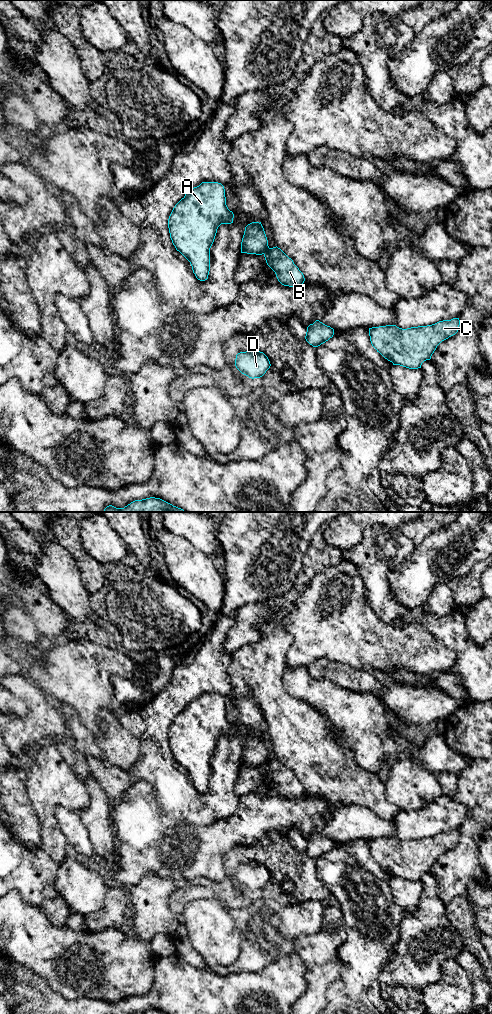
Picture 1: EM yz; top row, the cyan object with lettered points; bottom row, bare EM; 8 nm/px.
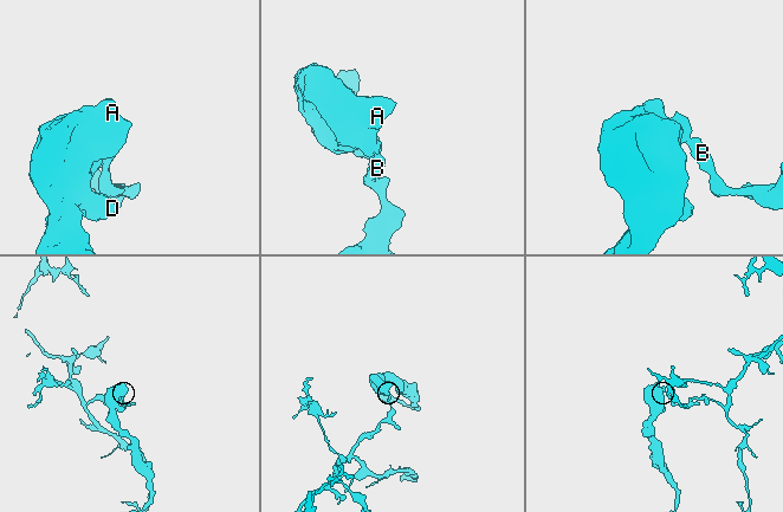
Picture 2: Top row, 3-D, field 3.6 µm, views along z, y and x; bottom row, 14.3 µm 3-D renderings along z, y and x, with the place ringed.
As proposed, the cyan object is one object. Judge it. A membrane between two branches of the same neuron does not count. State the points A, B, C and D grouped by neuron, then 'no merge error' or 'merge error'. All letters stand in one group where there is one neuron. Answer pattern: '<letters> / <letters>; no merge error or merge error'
A D / B C; merge error

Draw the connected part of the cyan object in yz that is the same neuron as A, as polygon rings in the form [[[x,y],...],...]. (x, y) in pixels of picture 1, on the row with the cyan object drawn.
[[[202,182],[175,205],[169,219],[170,238],[176,250],[191,264],[193,273],[200,281],[208,279],[210,271],[210,248],[221,224],[233,223],[234,214],[226,205],[225,189],[218,182]]]

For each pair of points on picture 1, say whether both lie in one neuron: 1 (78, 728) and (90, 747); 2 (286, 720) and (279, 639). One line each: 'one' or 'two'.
1: one
2: one

